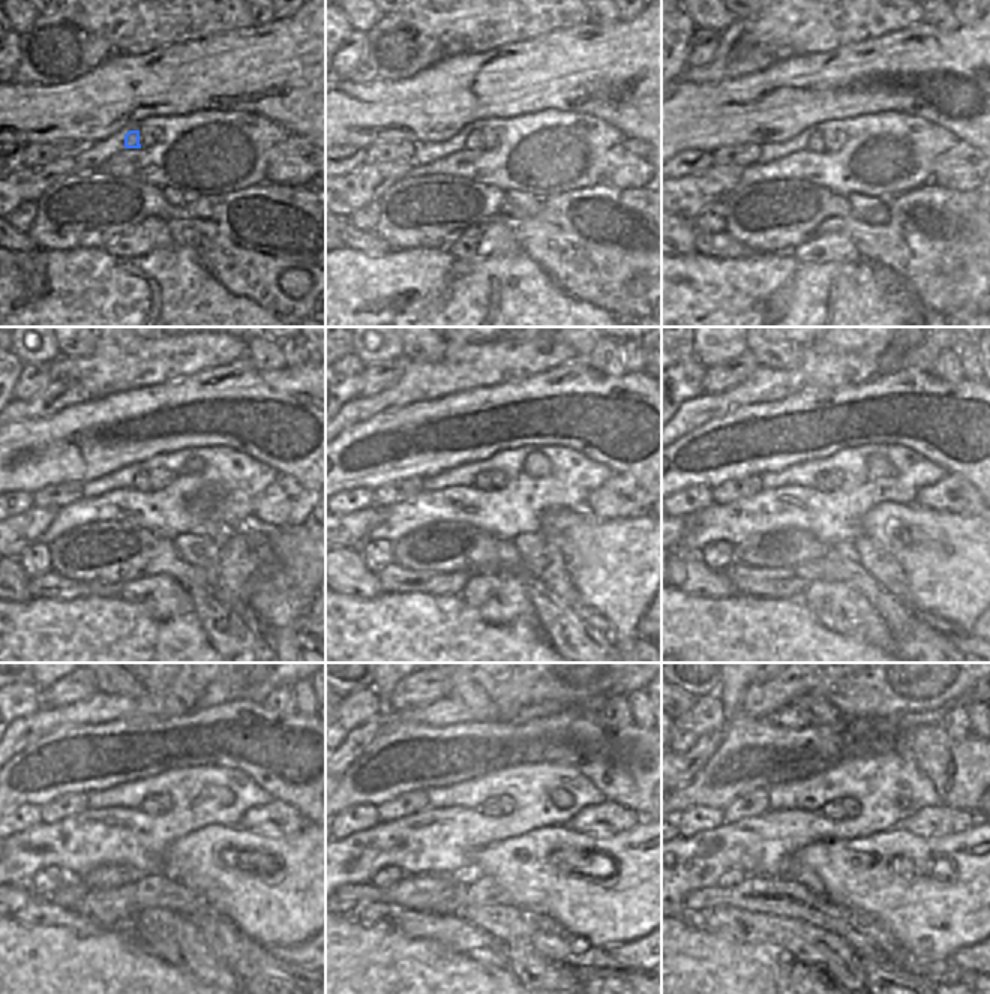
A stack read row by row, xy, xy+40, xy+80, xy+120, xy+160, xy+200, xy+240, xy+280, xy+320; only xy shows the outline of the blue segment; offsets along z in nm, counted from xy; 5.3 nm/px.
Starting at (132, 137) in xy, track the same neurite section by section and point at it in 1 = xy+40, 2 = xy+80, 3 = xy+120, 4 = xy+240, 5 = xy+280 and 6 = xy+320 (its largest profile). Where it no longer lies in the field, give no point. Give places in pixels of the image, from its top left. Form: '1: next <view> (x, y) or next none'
1: next xy+40 (473, 143)
2: next xy+80 (815, 143)
3: next xy+120 (143, 482)
4: next xy+240 (152, 807)
5: next xy+280 (492, 807)
6: next xy+320 (831, 810)

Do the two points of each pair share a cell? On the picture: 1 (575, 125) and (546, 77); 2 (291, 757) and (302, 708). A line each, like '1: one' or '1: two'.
1: two
2: two

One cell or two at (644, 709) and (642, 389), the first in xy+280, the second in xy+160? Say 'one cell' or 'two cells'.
two cells

